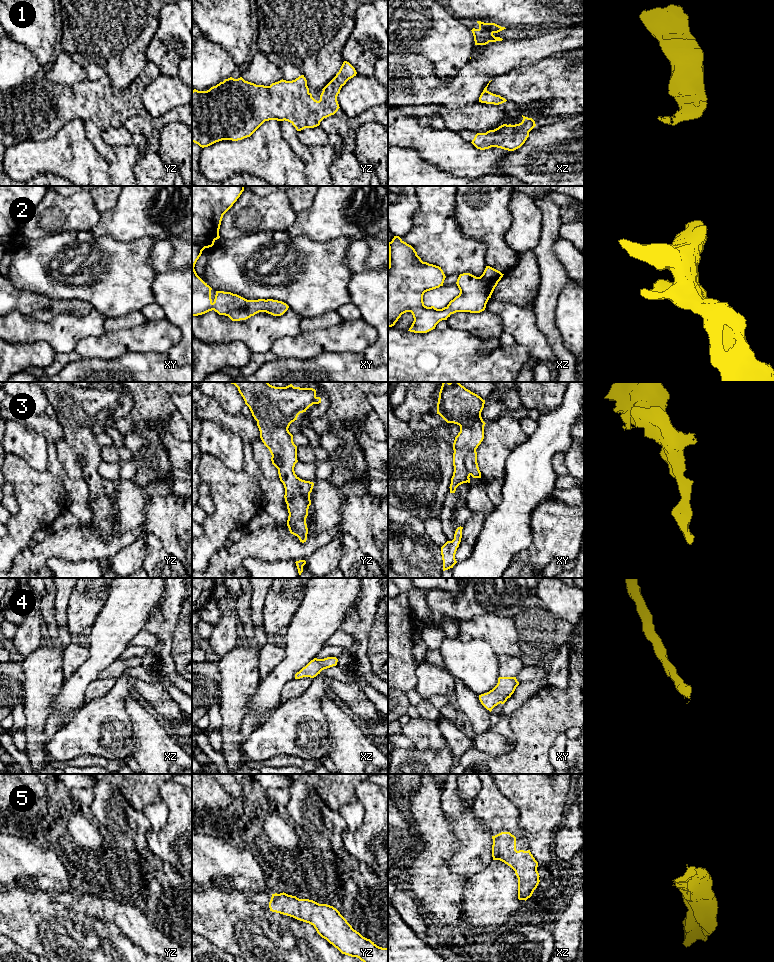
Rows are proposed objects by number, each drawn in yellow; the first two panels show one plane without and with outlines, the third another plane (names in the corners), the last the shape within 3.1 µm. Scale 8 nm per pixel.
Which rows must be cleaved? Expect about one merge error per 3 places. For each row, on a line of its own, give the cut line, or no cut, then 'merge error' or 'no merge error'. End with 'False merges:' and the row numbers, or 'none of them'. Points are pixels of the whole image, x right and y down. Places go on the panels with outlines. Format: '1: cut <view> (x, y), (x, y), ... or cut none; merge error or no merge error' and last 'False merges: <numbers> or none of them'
1: cut none; no merge error
2: cut none; no merge error
3: cut xy (475, 449), (471, 450), (465, 459), (465, 468), (470, 474); merge error
4: cut none; no merge error
5: cut none; no merge error
False merges: 3

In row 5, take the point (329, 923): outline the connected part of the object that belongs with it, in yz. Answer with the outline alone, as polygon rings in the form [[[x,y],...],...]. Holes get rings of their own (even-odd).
[[[286,893],[272,894],[269,902],[270,911],[293,917],[314,926],[317,933],[342,954],[357,957],[363,962],[388,962],[388,948],[377,946],[370,939],[354,930],[340,912],[333,906],[319,904],[309,899],[299,899]]]

